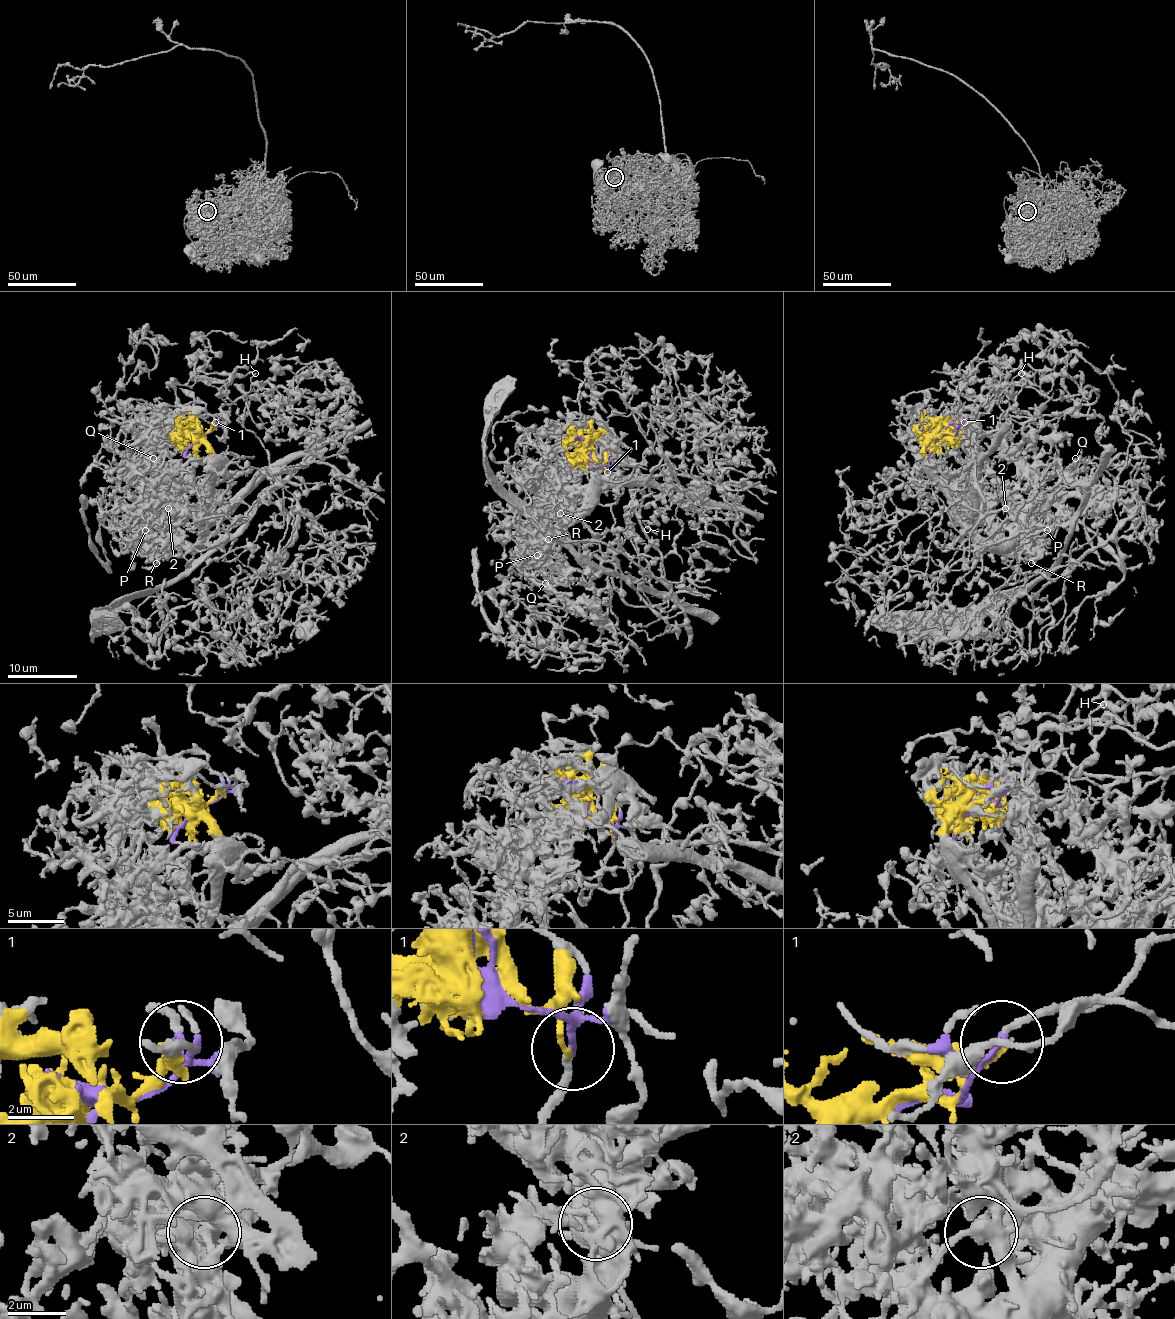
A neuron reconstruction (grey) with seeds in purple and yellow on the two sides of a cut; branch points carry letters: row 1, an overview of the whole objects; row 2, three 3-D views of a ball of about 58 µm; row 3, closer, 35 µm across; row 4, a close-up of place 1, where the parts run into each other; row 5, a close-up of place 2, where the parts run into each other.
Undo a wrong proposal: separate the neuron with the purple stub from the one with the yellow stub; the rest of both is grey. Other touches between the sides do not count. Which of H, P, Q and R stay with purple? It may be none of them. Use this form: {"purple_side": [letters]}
{"purple_side": ["H"]}

